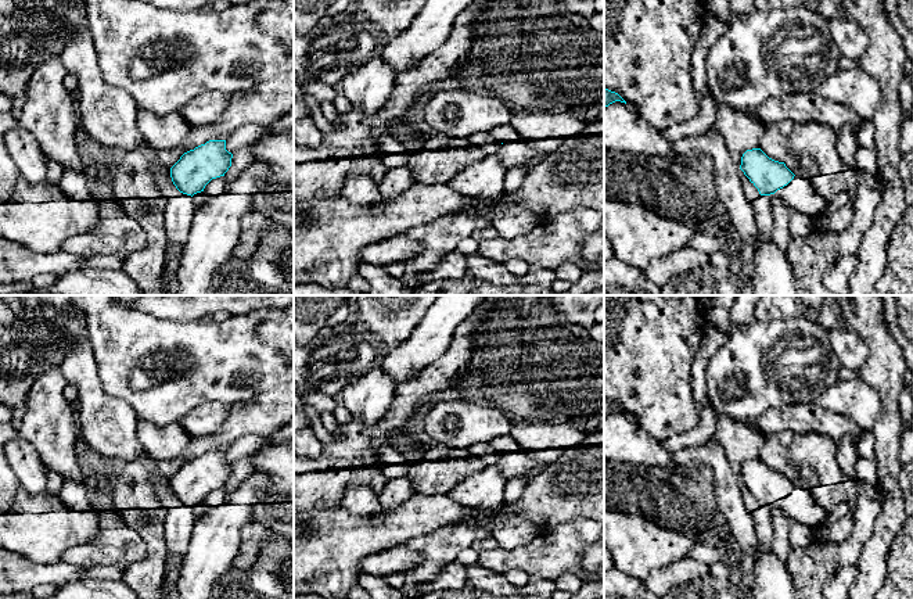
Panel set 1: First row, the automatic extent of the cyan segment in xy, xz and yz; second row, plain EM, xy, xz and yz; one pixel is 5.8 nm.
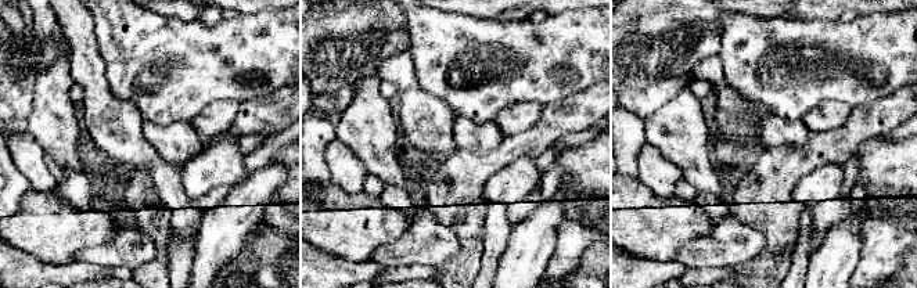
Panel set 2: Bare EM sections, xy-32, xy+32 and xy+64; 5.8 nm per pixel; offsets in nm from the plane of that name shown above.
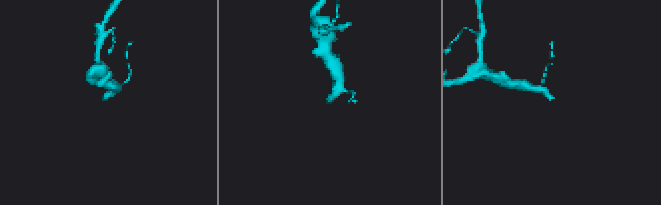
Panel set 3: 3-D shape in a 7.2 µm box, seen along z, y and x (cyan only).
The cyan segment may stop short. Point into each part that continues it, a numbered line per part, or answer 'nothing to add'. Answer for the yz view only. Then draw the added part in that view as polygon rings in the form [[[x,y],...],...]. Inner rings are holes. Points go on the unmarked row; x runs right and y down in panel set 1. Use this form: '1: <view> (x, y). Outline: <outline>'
1: yz (798, 505). Outline: [[[802,487],[794,489],[783,499],[774,503],[790,521],[798,521],[812,530],[819,530],[824,523],[827,512],[820,507],[810,492]]]

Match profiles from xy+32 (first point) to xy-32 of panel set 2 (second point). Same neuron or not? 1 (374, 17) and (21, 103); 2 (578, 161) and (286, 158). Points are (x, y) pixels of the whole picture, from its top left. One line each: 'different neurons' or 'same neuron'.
1: same neuron
2: same neuron

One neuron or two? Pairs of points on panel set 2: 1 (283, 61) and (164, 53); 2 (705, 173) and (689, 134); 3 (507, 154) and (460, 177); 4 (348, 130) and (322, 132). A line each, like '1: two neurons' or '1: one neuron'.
1: one neuron
2: one neuron
3: one neuron
4: two neurons

